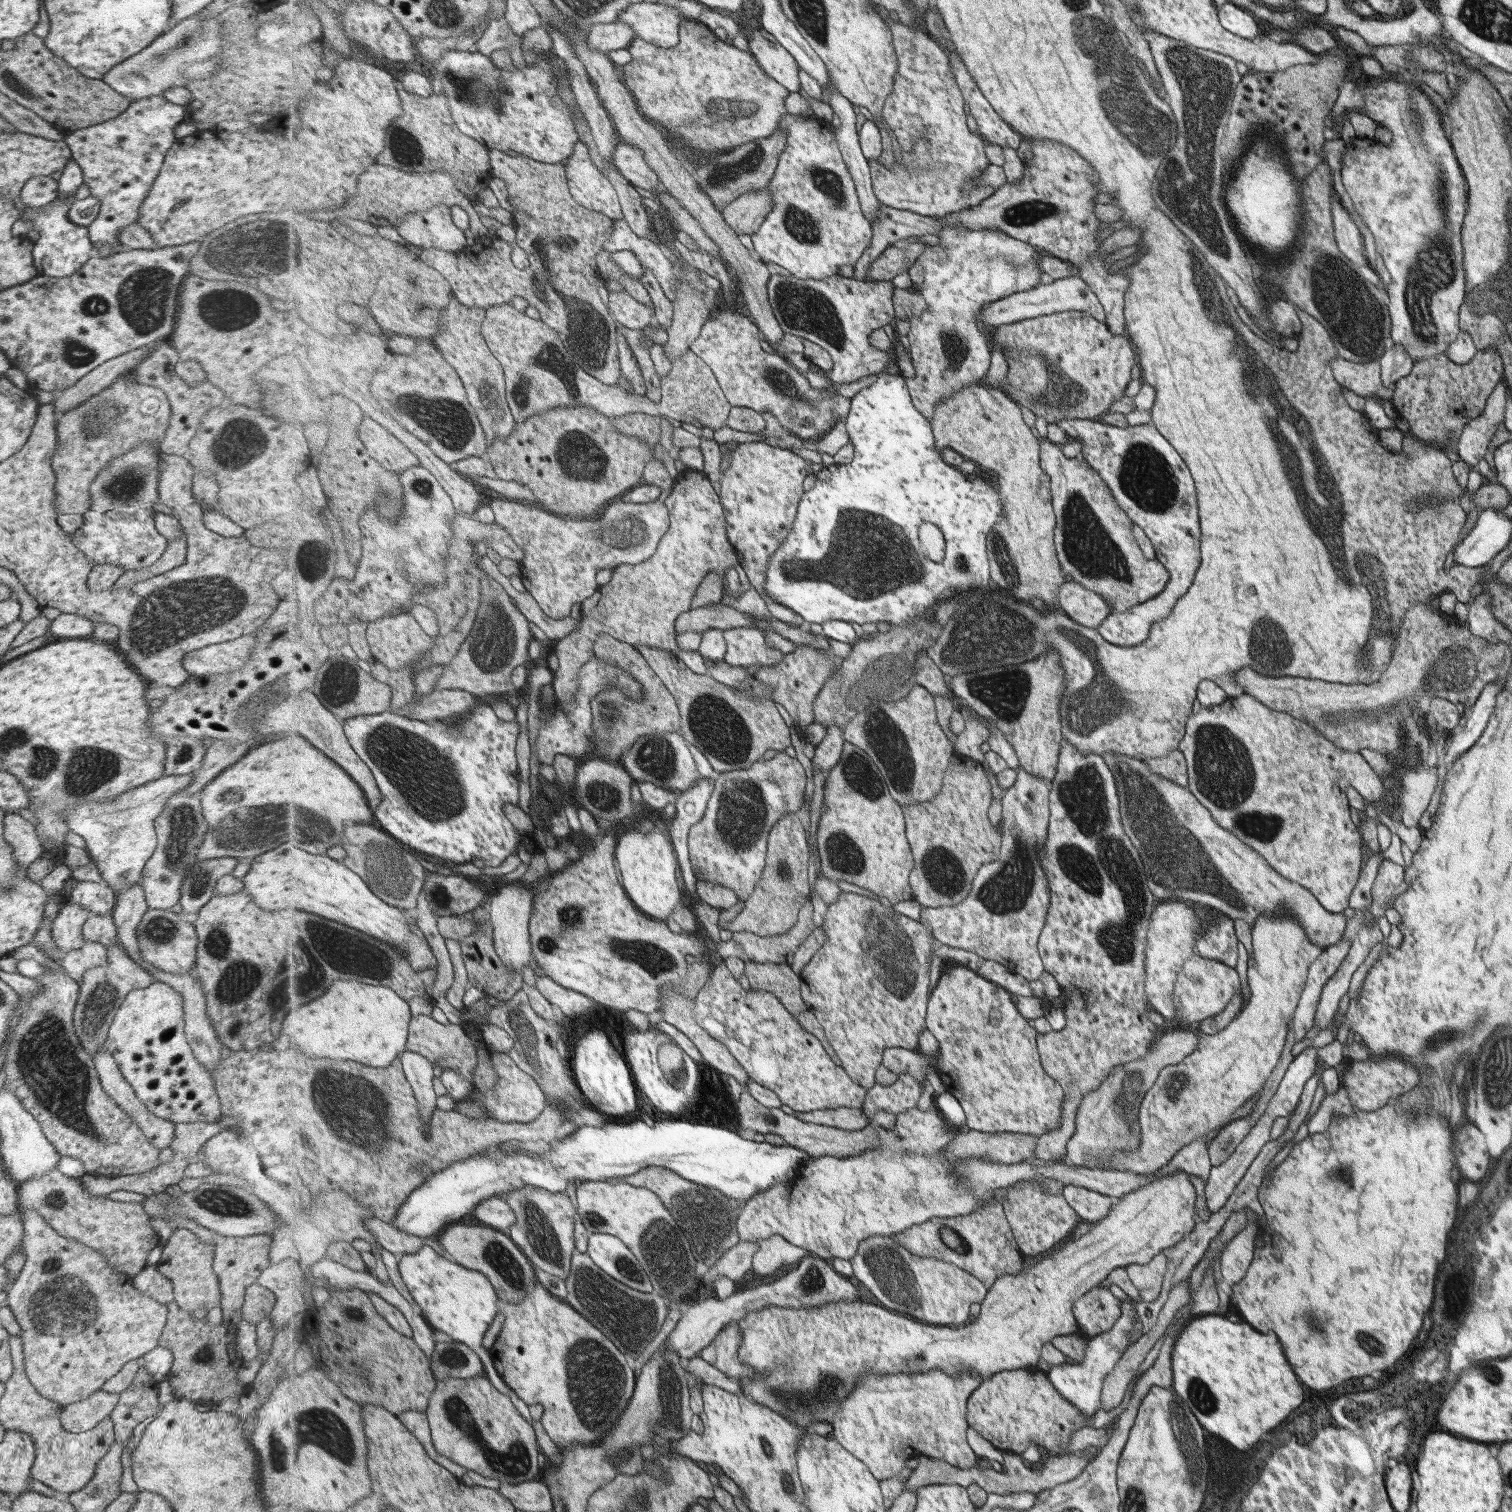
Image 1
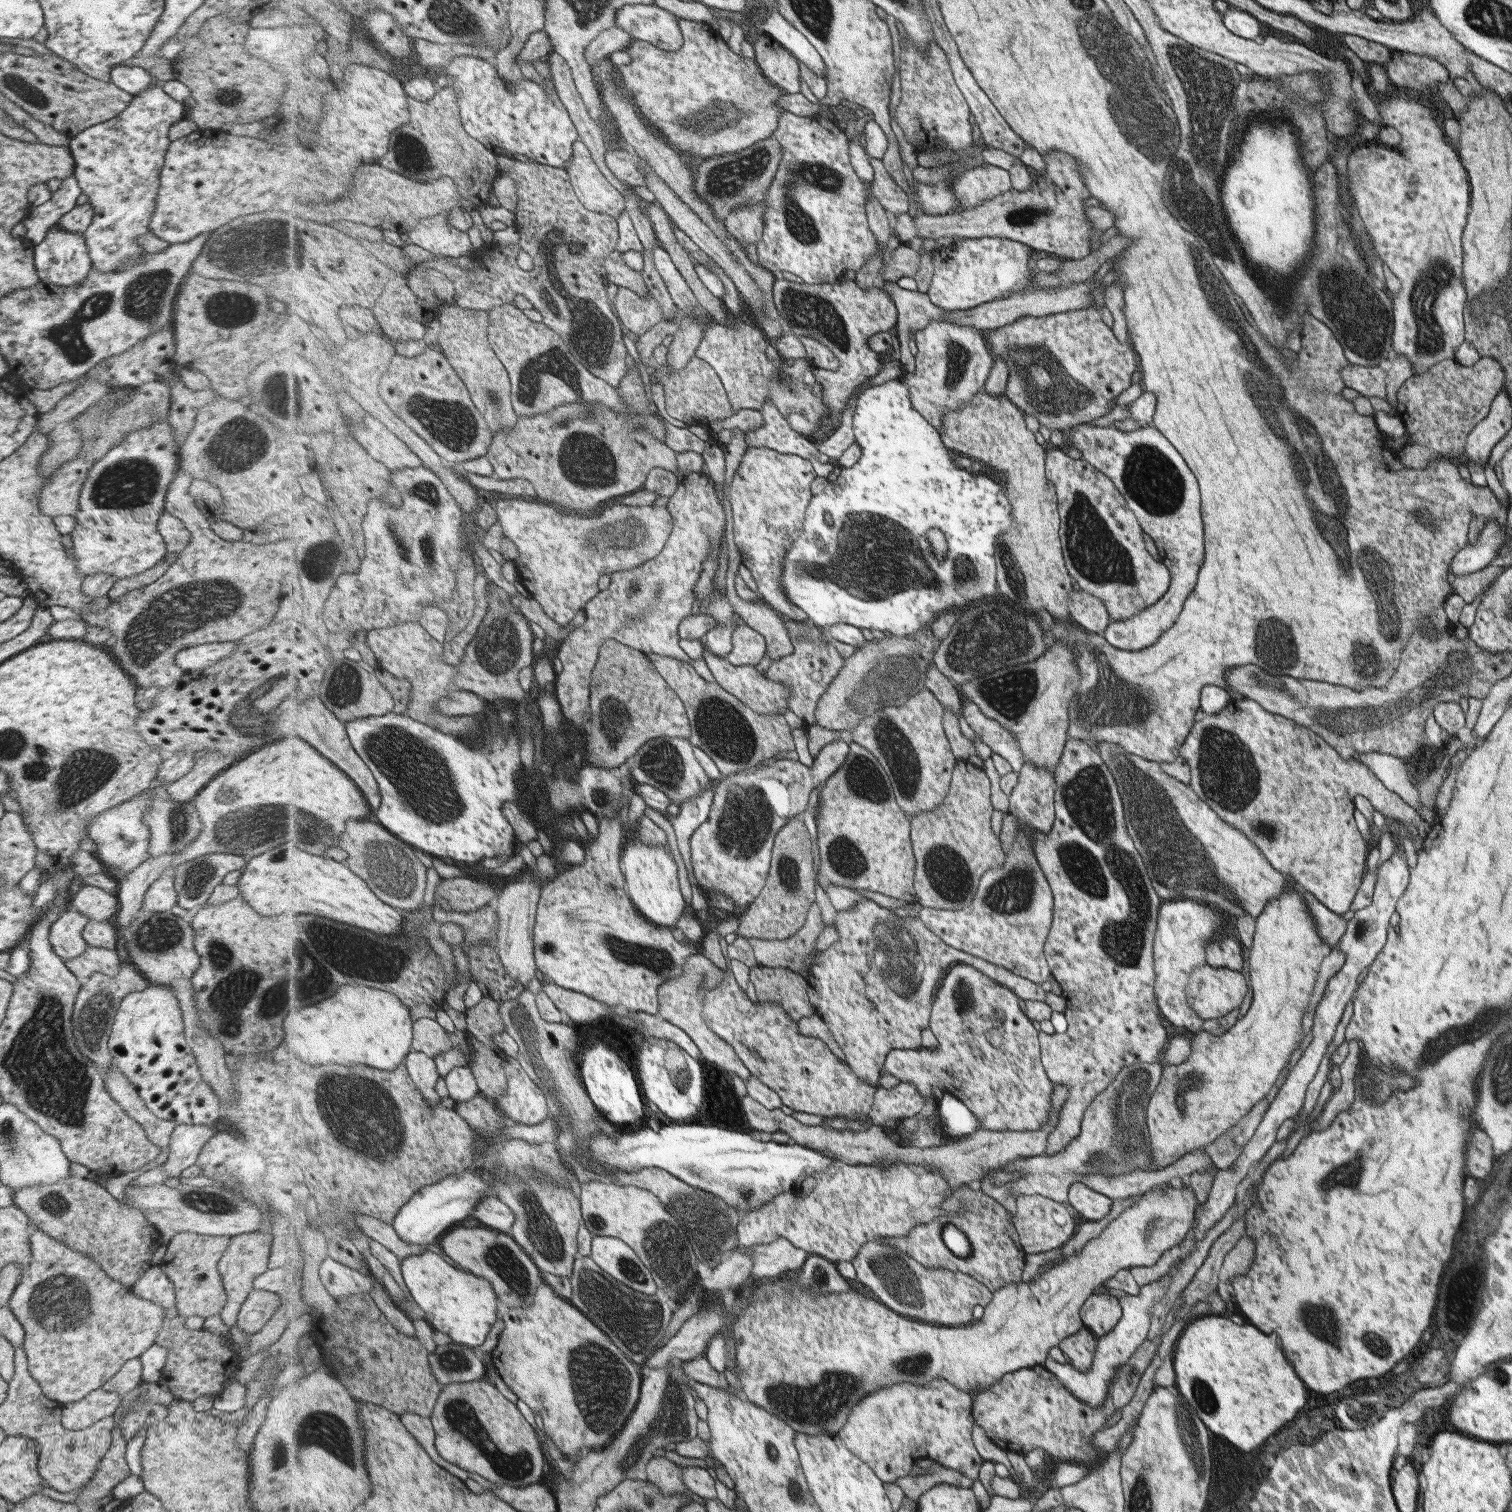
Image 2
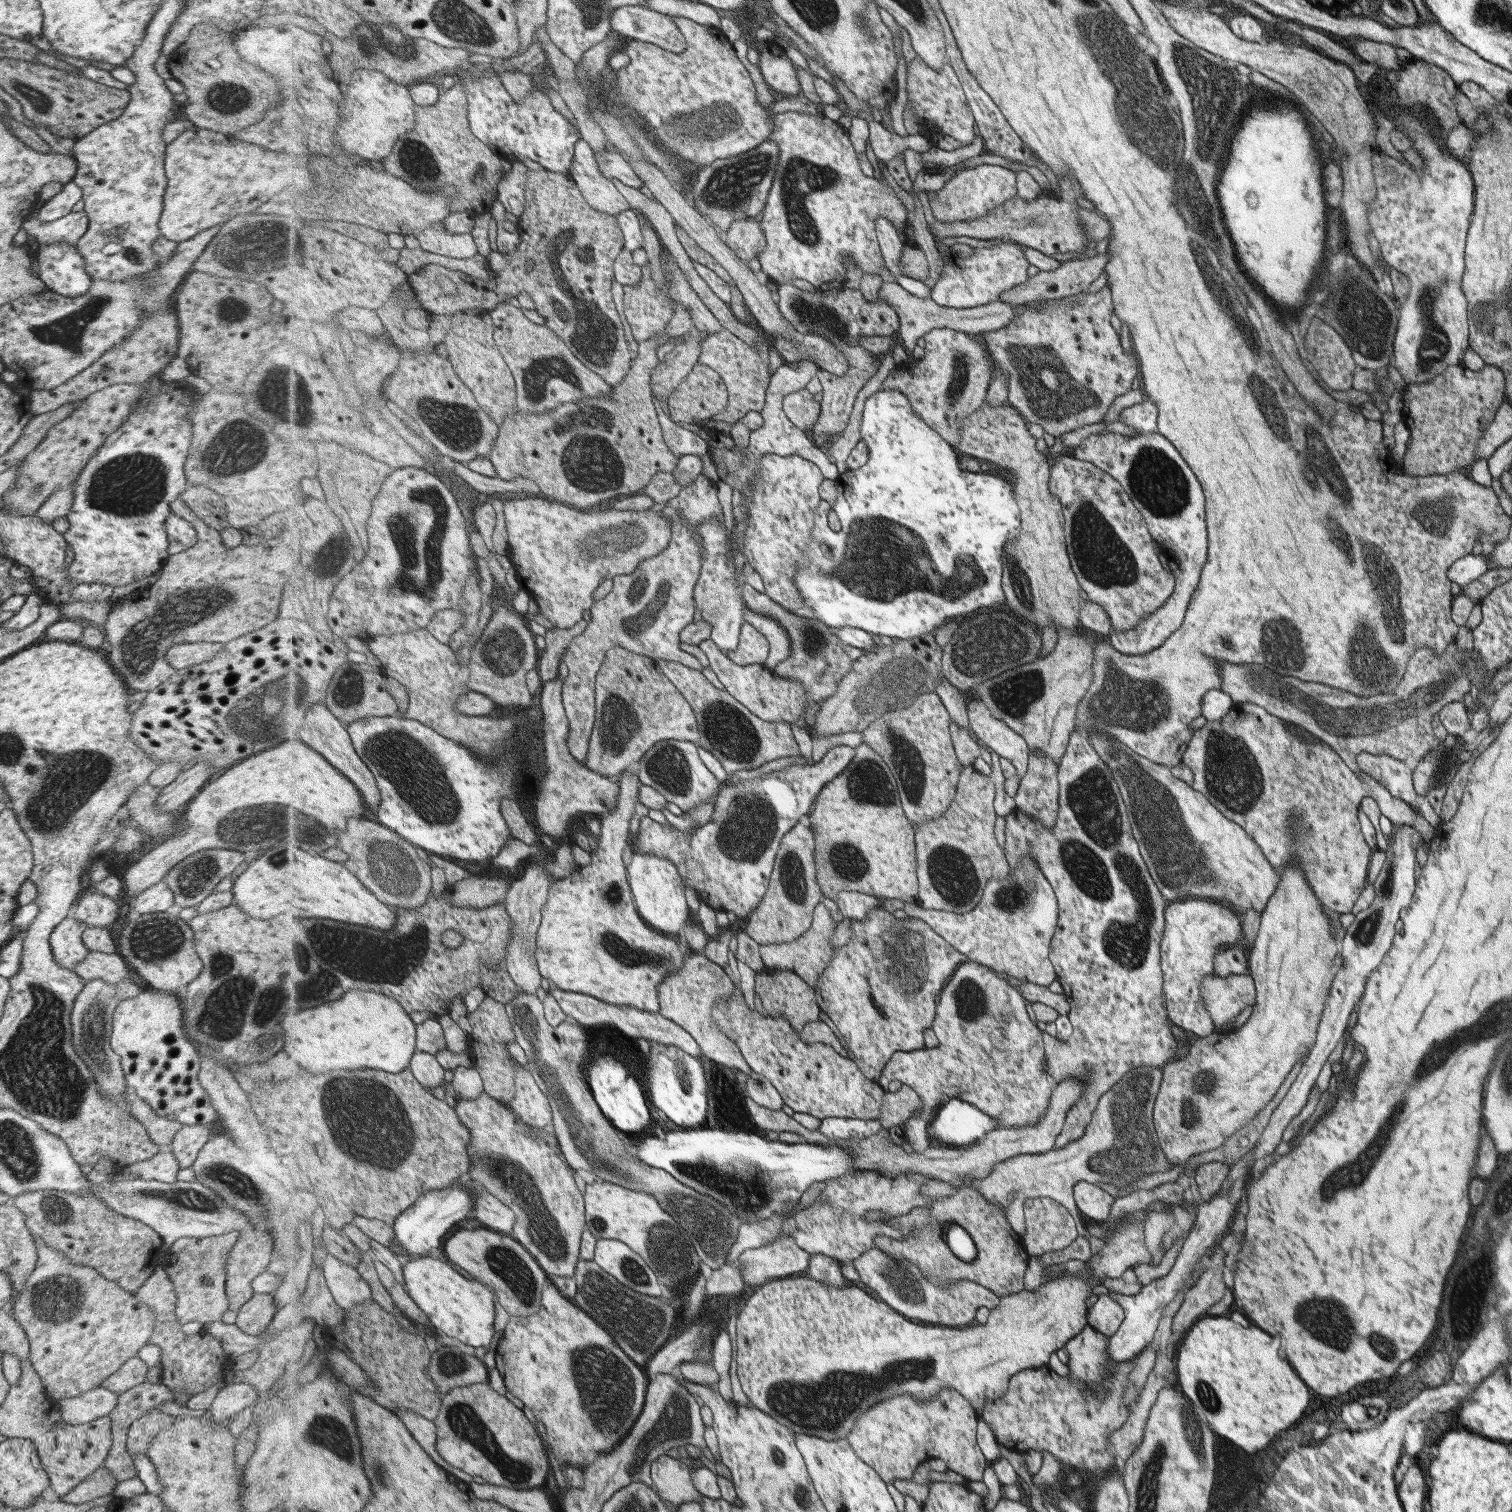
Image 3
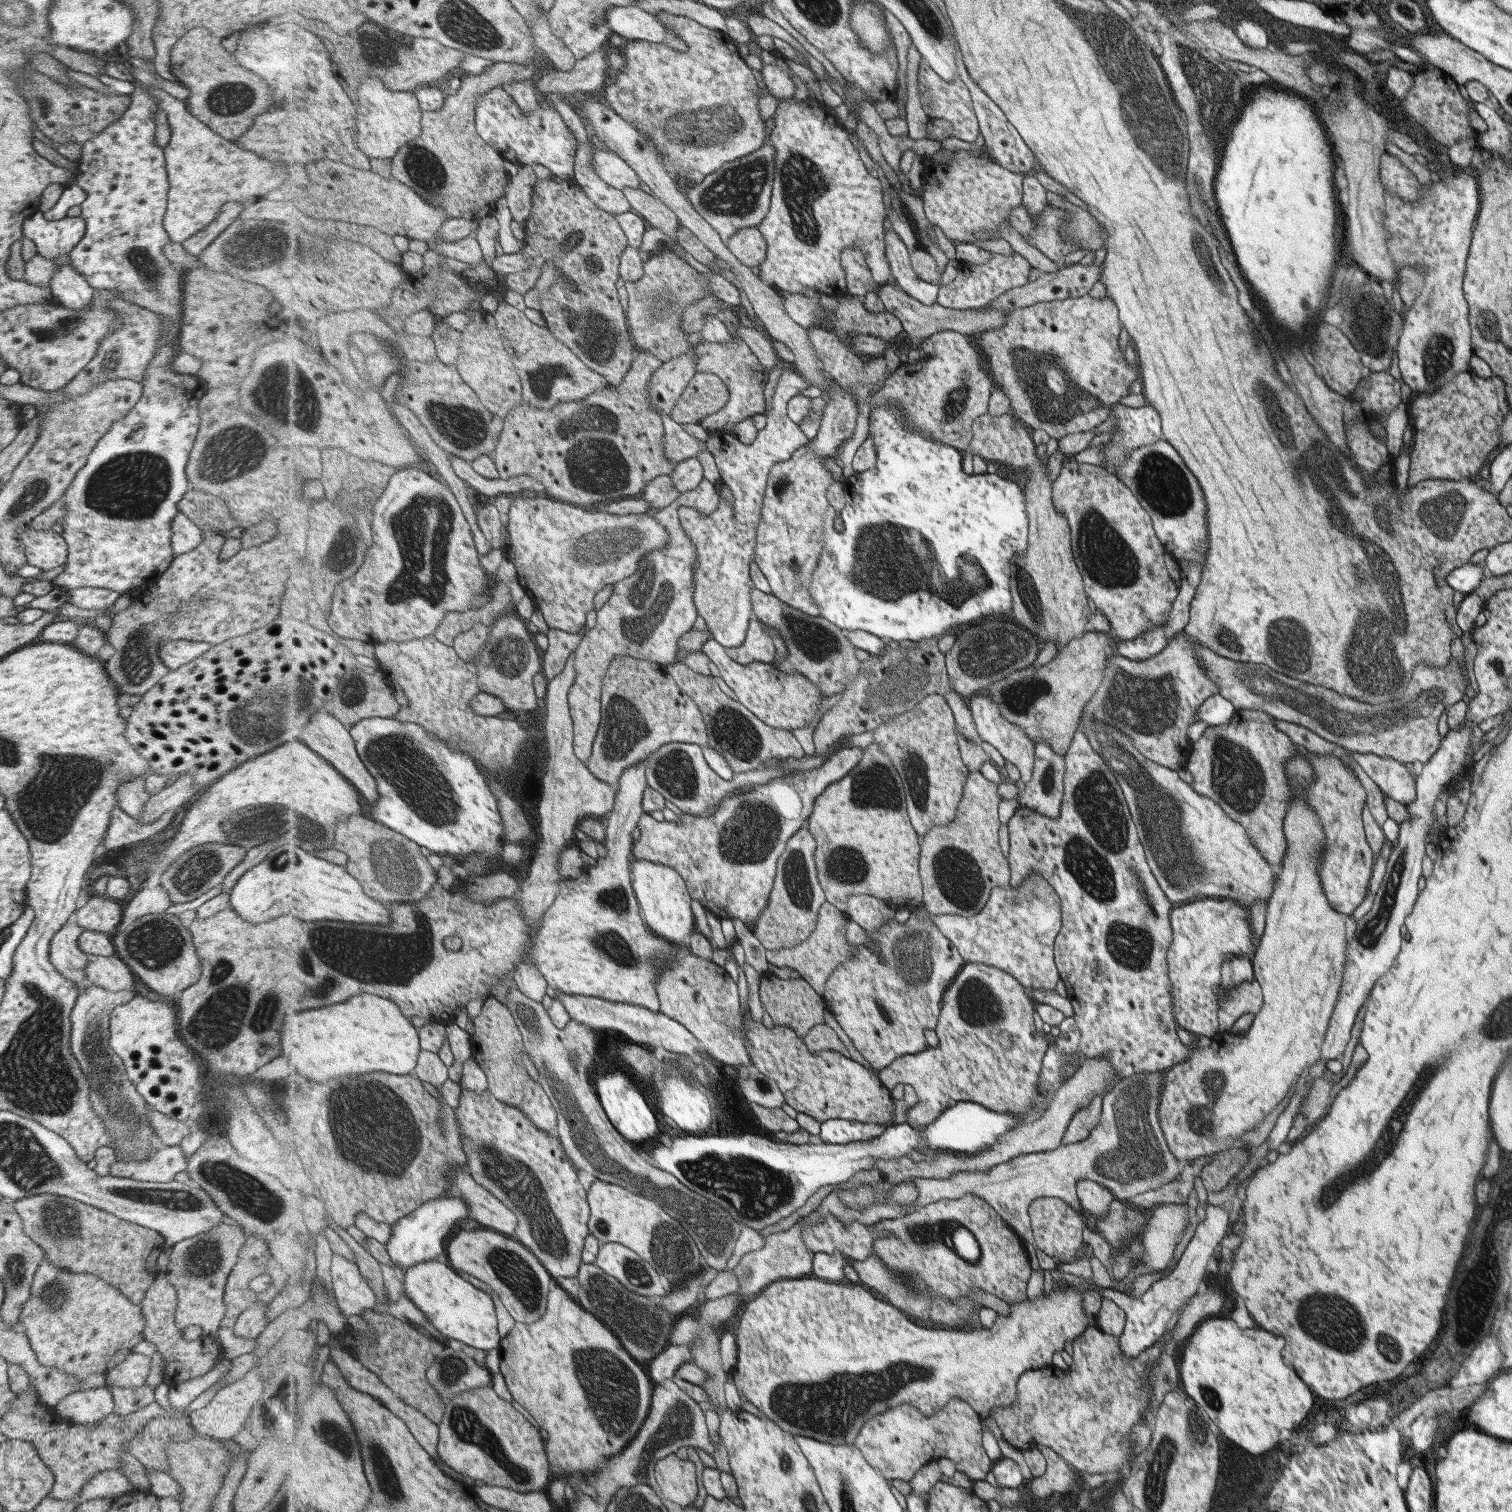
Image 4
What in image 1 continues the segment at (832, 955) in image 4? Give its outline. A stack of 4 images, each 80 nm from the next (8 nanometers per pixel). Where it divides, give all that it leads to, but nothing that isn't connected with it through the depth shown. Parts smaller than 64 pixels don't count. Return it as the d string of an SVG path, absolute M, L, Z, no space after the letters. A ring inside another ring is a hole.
M809 901L801 909L797 924L787 934L759 936L753 932L733 932L732 938L755 962L789 963L791 955L817 930L813 914L815 906Z

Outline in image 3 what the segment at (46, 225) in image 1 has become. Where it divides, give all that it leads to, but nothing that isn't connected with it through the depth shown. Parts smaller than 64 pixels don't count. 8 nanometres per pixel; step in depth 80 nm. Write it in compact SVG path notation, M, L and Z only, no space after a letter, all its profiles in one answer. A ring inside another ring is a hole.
M76 245L34 247L32 254L39 268L39 280L55 295L75 299L85 295L89 276L83 271L83 256Z

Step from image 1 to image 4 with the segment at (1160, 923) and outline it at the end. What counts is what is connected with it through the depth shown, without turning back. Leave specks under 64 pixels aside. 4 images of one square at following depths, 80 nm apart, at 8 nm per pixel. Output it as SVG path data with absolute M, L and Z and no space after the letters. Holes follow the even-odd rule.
M1204 898L1189 901L1183 905L1173 905L1169 913L1171 927L1171 944L1166 952L1167 976L1171 981L1171 1009L1175 1022L1194 1034L1196 1037L1211 1038L1219 1031L1218 988L1221 985L1221 968L1231 956L1251 958L1255 951L1255 942L1251 932L1251 924L1247 924L1247 912L1239 904L1231 900Z

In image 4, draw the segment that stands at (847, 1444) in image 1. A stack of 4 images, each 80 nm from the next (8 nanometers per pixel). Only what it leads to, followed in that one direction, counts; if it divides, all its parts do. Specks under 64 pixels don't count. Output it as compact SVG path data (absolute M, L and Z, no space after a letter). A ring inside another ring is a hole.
M952 1398L947 1406L934 1416L925 1416L918 1408L910 1404L900 1404L885 1412L883 1416L875 1416L873 1420L865 1423L858 1439L854 1442L866 1459L876 1469L879 1469L887 1478L912 1481L913 1476L917 1475L926 1464L941 1457L948 1457L959 1472L966 1474L972 1481L984 1480L985 1474L990 1471L993 1462L989 1460L983 1447L981 1447L981 1418L965 1401Z

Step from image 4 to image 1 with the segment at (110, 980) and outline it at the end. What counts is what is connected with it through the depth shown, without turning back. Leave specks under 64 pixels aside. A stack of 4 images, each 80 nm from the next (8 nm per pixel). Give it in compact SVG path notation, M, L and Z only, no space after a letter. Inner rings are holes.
M84 940L79 948L65 952L59 960L59 966L67 974L73 974L75 980L82 980L82 974L88 968L99 966L104 968L107 964L108 950L98 942Z

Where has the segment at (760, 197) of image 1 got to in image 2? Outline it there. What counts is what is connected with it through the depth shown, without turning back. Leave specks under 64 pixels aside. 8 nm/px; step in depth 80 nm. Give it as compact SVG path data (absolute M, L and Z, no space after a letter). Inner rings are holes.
M765 201L734 210L724 221L729 235L737 238L743 248L749 244L757 246L763 238L765 211Z

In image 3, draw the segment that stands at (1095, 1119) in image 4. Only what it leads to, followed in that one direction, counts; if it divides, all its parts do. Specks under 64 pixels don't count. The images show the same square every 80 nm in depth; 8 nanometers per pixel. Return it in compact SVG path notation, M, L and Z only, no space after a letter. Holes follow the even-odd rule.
M1074 731L1070 736L1065 755L1058 762L1058 818L1051 828L1044 827L1040 820L1019 809L1004 816L1002 850L1009 868L1020 868L1019 859L1031 857L1037 862L1037 868L1050 884L1057 901L1058 921L1050 939L1048 959L1069 1004L1066 1017L1073 1031L1066 1040L1057 1040L1043 1031L1047 1075L1055 1083L1067 1078L1084 1082L1084 1093L1067 1111L1053 1149L1081 1138L1099 1097L1126 1072L1138 1066L1163 1067L1169 1058L1175 1058L1175 1050L1178 1050L1163 1006L1163 977L1158 962L1158 946L1163 940L1163 911L1169 902L1153 884L1151 874L1147 874L1145 863L1139 856L1141 850L1137 850L1138 841L1131 834L1124 802L1121 802L1110 770L1094 750L1084 734Z

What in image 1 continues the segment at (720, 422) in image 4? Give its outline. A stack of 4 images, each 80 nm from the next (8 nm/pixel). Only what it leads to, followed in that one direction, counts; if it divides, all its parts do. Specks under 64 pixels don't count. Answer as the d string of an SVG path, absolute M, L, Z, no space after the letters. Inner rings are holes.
M718 308L705 323L691 350L709 364L732 406L752 408L761 414L772 412L785 428L802 439L825 435L838 422L848 418L852 399L829 389L811 388L809 380L788 360L781 358L781 354L775 356L761 348L758 324L735 310L728 312Z

